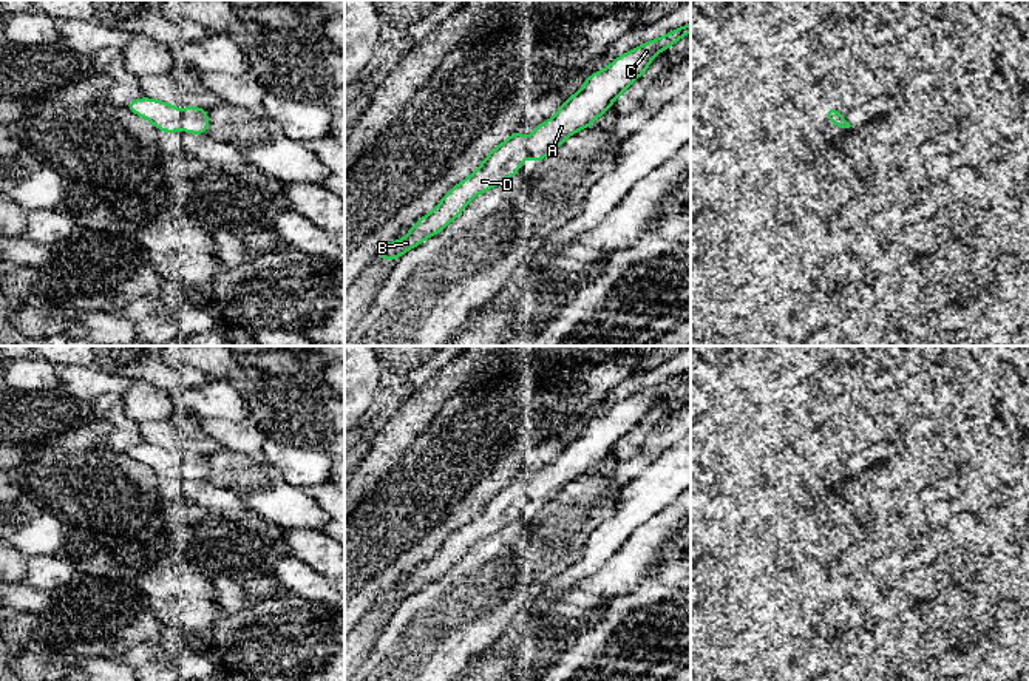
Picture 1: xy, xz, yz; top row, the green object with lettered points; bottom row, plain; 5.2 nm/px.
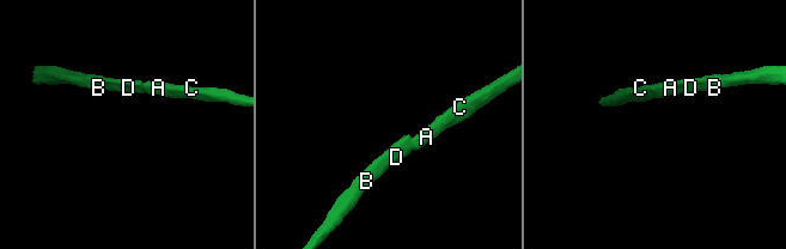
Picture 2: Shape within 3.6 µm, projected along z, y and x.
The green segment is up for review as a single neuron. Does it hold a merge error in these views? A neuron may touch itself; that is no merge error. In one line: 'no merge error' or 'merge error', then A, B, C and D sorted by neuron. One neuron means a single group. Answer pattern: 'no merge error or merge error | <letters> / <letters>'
no merge error | A B C D

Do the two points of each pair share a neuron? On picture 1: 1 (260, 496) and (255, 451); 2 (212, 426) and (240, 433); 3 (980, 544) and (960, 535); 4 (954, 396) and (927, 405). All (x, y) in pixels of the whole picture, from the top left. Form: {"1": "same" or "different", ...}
{"1": "different", "2": "same", "3": "same", "4": "same"}

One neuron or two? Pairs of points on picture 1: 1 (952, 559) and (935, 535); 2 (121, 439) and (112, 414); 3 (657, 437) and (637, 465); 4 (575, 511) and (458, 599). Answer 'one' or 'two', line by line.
1: one
2: one
3: one
4: one

